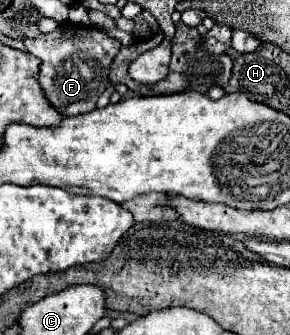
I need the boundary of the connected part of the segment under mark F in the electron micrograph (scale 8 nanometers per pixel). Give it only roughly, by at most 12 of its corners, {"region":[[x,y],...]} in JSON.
{"region":[[71,23],[25,39],[63,115],[89,113],[121,41]]}

